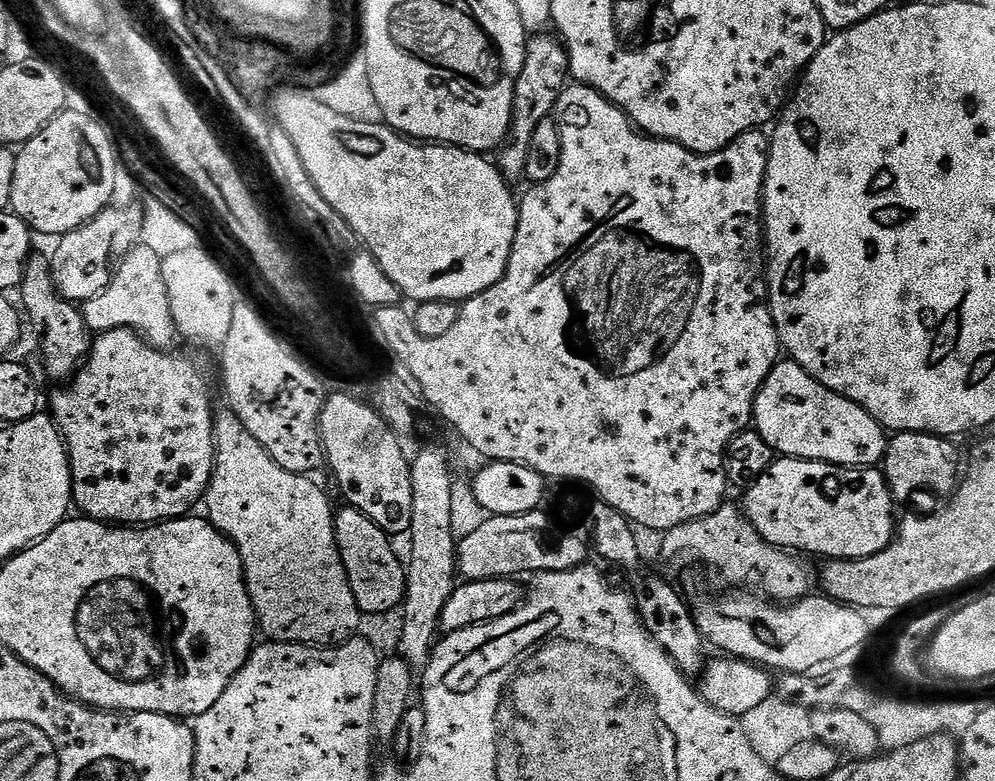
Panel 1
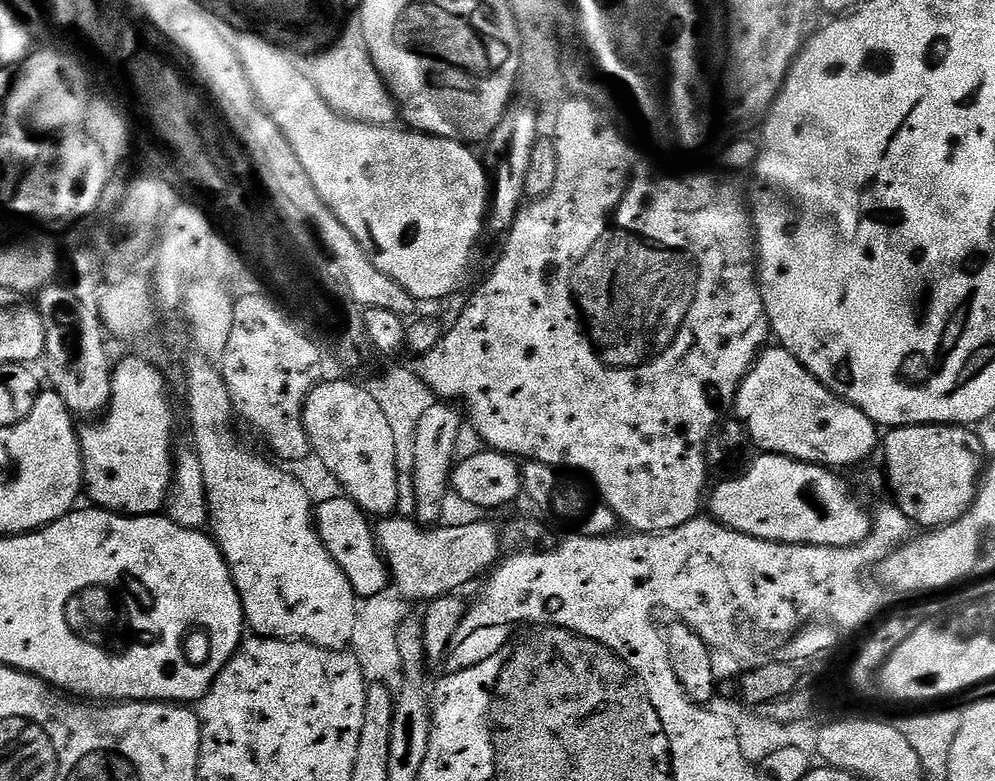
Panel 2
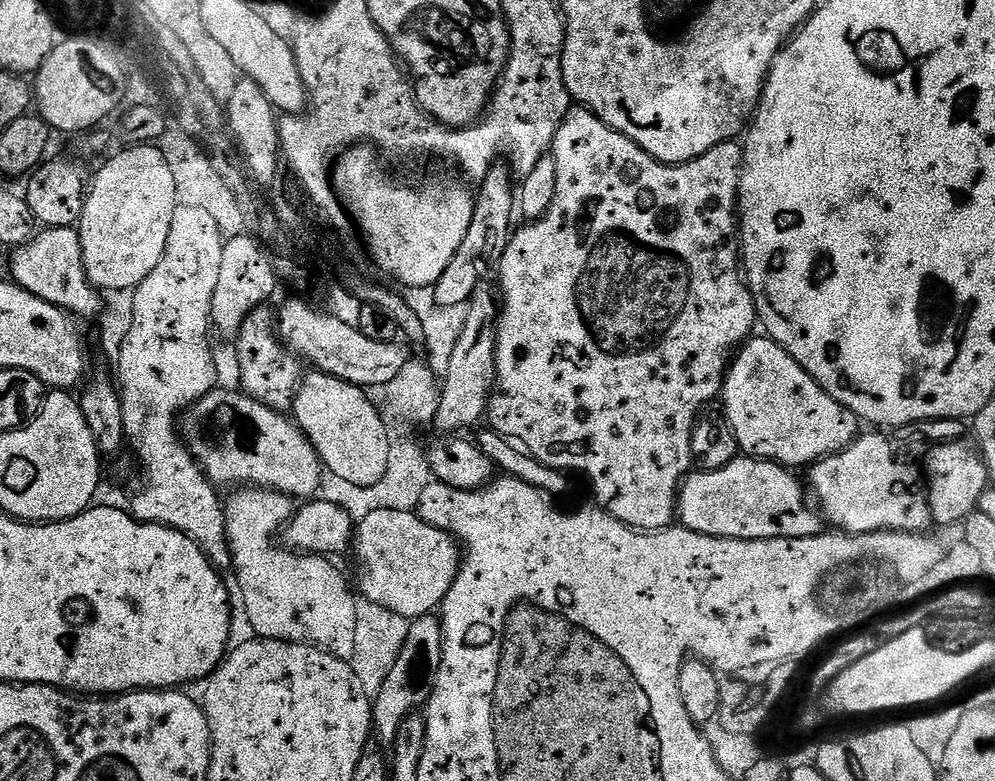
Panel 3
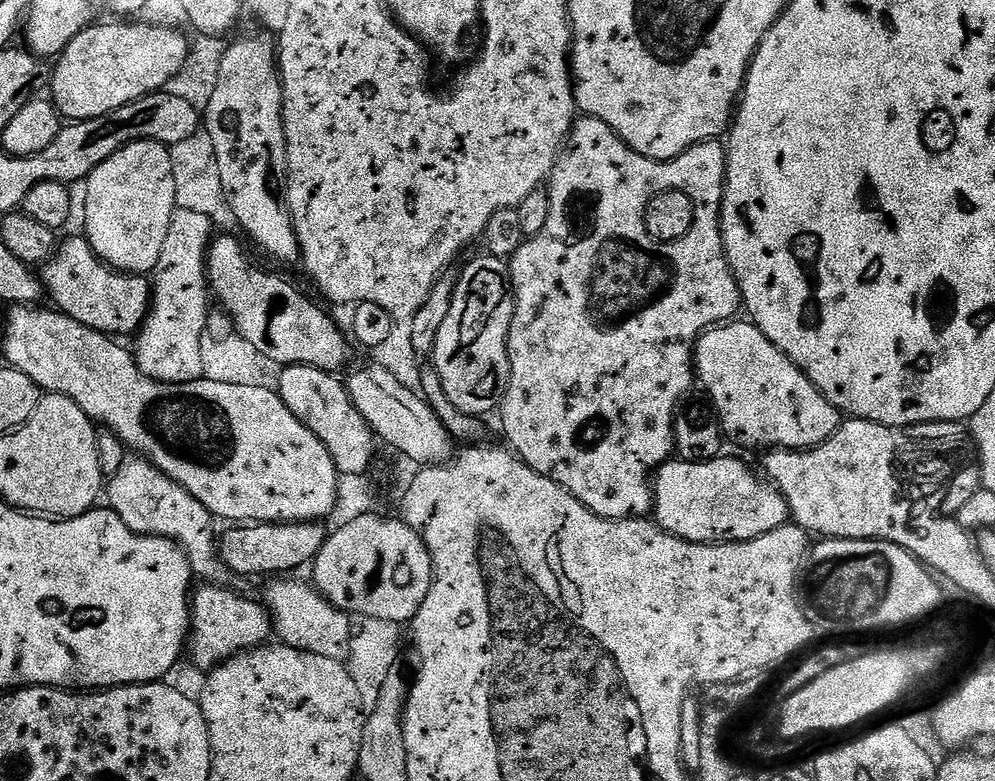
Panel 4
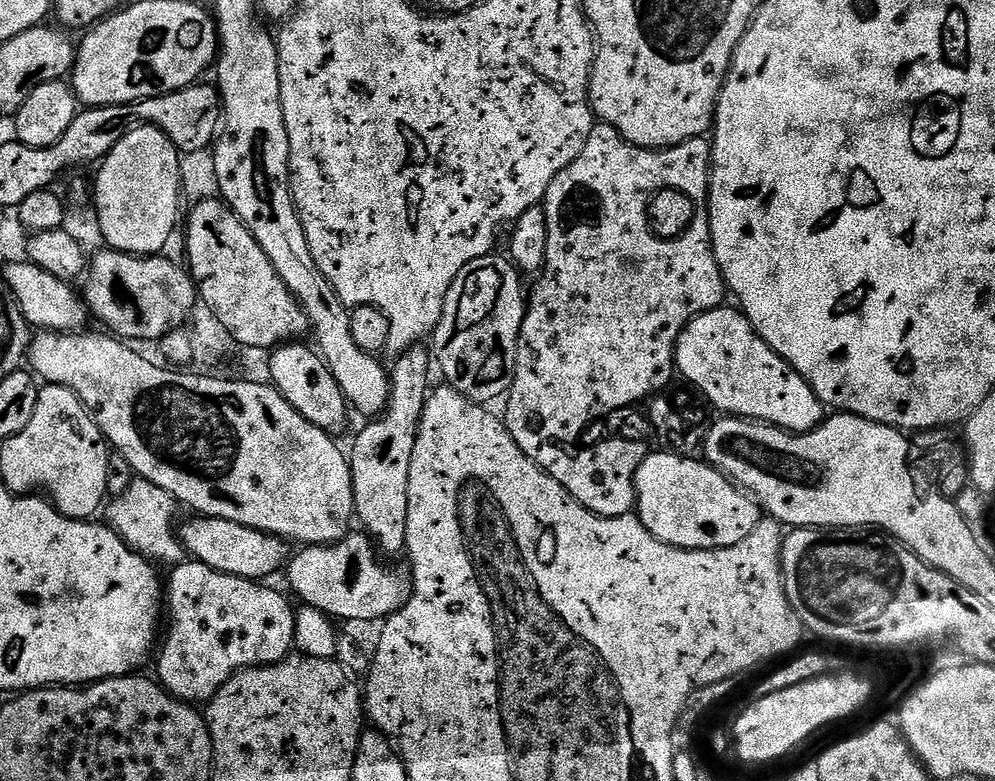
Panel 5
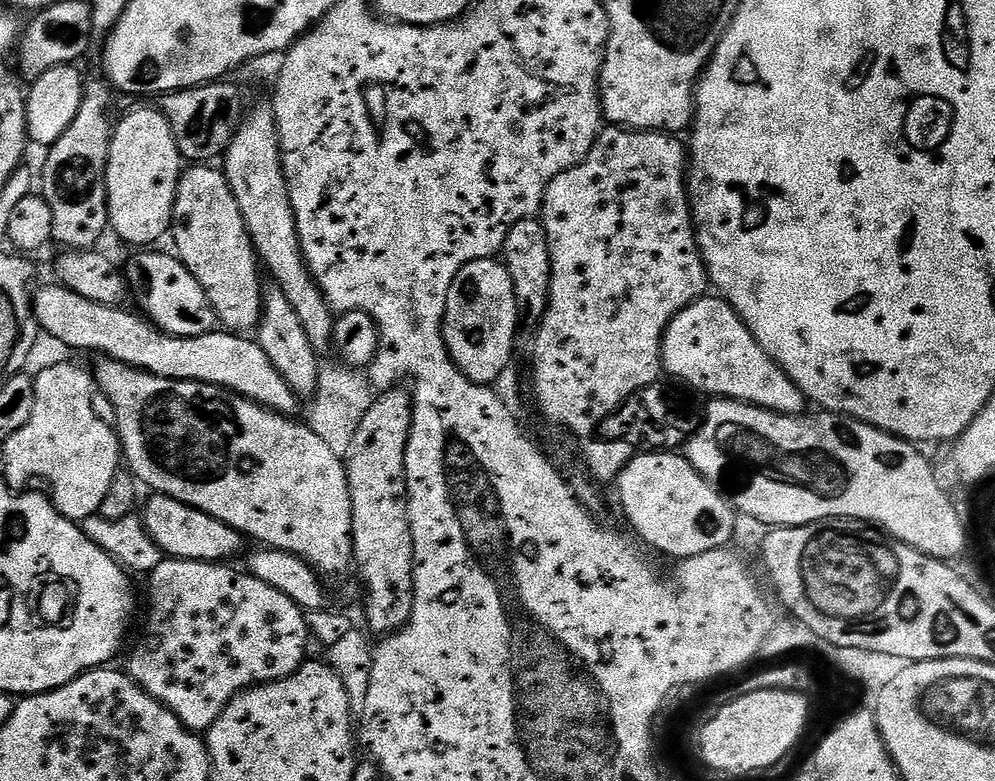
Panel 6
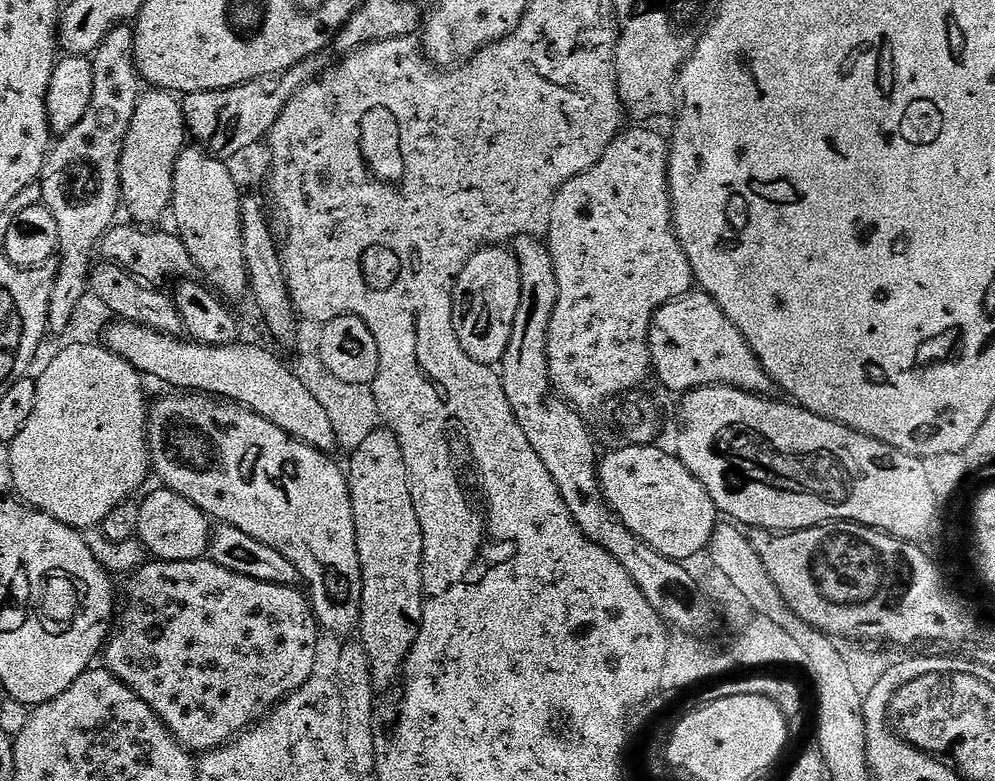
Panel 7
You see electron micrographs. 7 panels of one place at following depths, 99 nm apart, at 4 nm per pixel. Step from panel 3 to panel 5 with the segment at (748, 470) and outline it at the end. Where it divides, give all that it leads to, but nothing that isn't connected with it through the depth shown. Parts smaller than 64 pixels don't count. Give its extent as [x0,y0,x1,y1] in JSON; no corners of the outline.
[636,450,762,550]

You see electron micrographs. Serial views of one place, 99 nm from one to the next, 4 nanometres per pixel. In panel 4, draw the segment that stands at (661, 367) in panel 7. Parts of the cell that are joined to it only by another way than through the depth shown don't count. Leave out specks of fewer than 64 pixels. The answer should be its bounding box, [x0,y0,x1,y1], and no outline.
[694,318,842,448]

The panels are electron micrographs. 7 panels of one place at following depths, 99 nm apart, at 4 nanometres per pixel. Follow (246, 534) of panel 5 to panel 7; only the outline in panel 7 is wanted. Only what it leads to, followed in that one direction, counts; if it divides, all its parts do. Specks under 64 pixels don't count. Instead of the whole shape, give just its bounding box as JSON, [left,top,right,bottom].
[136,486,214,562]

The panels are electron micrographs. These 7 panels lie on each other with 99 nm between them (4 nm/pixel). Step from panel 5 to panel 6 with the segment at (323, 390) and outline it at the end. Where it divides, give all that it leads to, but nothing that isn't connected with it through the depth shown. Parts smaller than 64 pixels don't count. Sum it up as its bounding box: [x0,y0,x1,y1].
[258,286,321,397]

